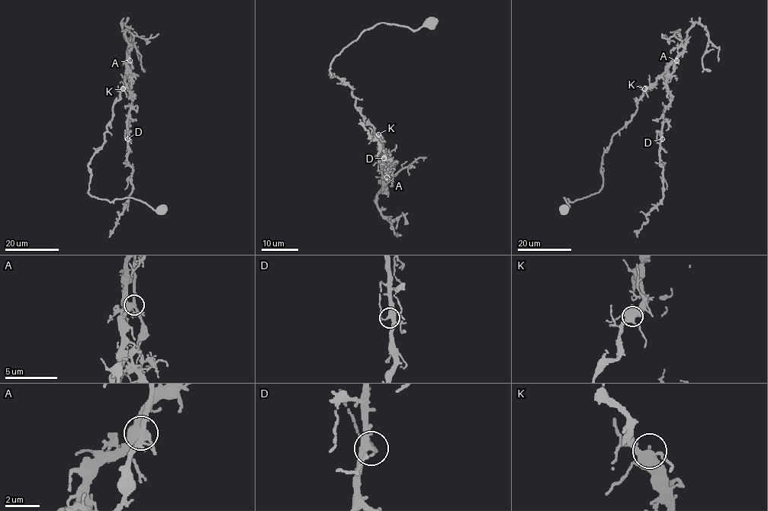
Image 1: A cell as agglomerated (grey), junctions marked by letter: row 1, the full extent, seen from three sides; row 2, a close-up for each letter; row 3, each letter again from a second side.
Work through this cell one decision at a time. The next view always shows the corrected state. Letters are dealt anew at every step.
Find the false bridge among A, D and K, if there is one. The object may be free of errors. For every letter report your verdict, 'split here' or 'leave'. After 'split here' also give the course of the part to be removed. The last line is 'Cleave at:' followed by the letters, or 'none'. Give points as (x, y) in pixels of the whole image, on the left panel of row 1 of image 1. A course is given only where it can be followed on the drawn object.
A: split here; course (129, 60), (132, 107), (127, 126), (127, 163), (133, 169), (133, 191), (123, 204), (123, 211), (109, 236)
D: leave
K: leave
Cleave at: A

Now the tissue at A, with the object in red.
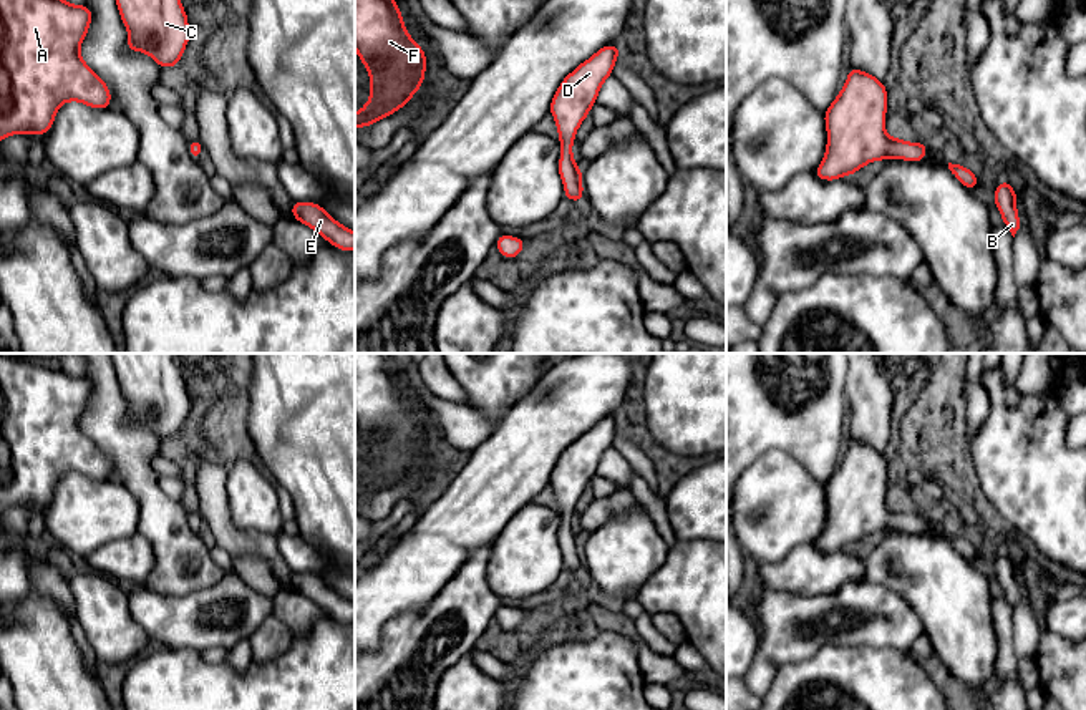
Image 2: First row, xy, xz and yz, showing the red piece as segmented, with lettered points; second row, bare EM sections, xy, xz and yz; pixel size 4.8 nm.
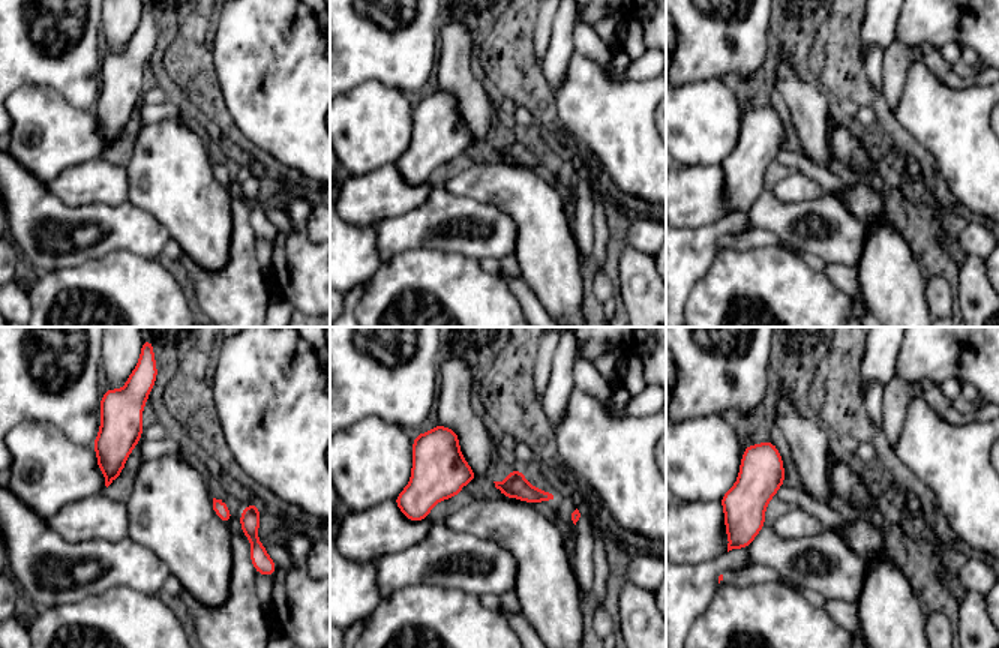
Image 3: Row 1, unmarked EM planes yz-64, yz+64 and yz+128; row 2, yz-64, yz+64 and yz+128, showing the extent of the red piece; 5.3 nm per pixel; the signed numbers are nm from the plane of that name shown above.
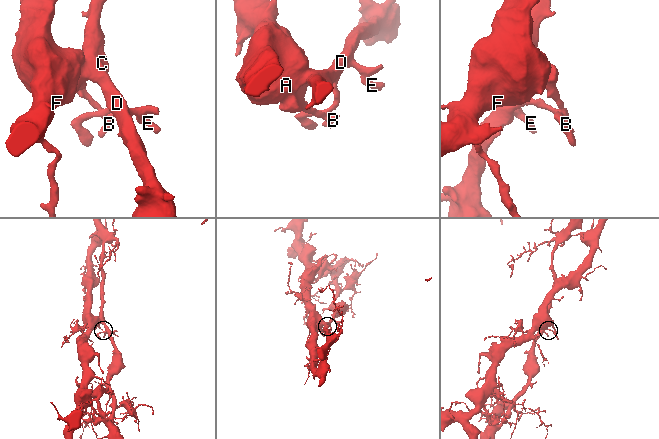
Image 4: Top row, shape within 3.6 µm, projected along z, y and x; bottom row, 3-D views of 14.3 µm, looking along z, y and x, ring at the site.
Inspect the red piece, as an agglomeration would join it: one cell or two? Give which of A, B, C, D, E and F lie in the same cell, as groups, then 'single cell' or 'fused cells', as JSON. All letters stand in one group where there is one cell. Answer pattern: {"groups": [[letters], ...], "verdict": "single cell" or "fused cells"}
{"groups": [["A", "B", "F"], ["C", "D", "E"]], "verdict": "fused cells"}

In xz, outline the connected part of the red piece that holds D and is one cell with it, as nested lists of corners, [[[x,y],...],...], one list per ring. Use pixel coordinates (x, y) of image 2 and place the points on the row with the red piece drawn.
[[[618,45],[602,46],[559,85],[549,111],[559,129],[557,139],[564,156],[572,153],[575,133],[597,103],[602,83],[612,76],[620,50]]]

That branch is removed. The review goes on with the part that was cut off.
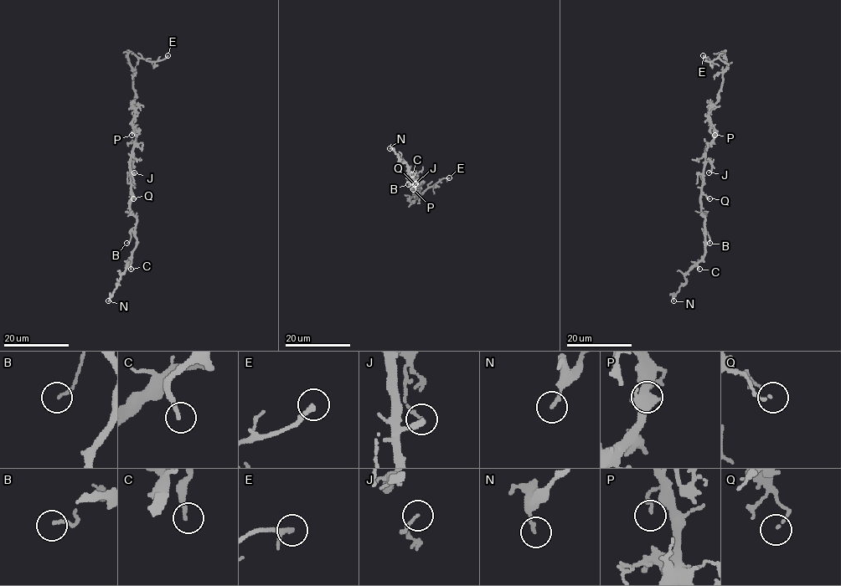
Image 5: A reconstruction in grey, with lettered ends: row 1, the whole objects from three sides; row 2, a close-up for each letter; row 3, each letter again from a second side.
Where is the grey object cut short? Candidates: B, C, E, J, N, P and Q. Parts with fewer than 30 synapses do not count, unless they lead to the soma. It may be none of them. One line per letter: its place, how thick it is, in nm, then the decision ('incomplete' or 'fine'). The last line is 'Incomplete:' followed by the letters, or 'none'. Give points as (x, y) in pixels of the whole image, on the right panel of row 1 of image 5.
B: (709, 243) | 110 nm | fine
C: (699, 269) | 170 nm | fine
E: (703, 55) | 180 nm | incomplete
J: (709, 172) | 120 nm | fine
N: (673, 300) | 150 nm | fine
P: (714, 135) | 130 nm | fine
Q: (709, 198) | 100 nm | fine
Incomplete: E

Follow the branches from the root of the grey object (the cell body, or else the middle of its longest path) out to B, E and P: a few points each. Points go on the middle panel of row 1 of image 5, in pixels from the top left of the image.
B: (411, 179), (412, 175), (418, 179), (408, 184)
E: (411, 179), (417, 184), (412, 202), (409, 199), (414, 195), (449, 177)
P: (411, 179), (417, 184), (417, 188), (414, 192), (413, 189)

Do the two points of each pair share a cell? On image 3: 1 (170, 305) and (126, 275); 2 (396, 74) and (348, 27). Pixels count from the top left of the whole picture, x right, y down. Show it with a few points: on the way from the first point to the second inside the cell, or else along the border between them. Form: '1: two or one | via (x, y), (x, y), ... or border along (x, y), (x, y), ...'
1: one | via (159, 305), (137, 285)
2: one | via (384, 62), (360, 39)

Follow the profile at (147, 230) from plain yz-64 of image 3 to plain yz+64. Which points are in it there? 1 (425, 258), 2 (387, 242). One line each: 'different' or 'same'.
1: different
2: same

